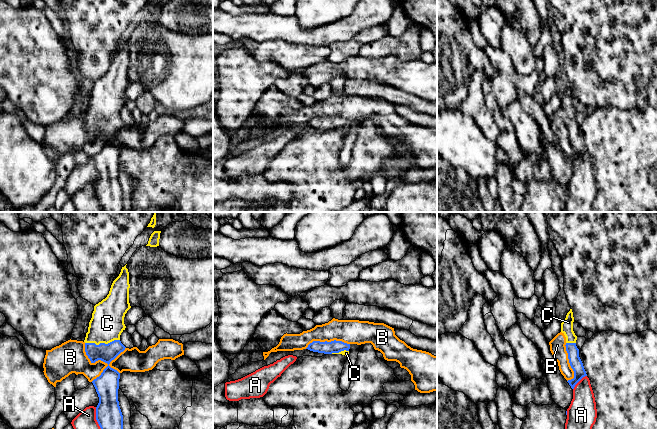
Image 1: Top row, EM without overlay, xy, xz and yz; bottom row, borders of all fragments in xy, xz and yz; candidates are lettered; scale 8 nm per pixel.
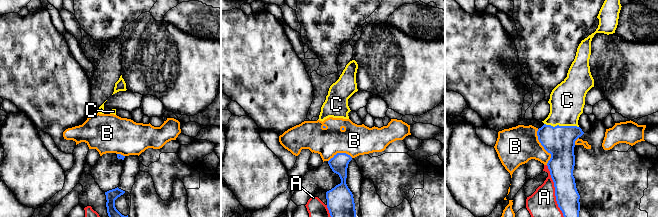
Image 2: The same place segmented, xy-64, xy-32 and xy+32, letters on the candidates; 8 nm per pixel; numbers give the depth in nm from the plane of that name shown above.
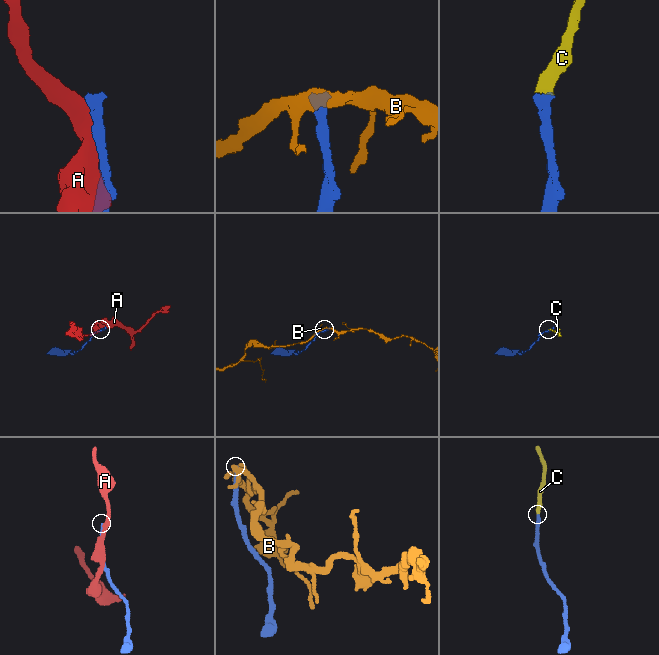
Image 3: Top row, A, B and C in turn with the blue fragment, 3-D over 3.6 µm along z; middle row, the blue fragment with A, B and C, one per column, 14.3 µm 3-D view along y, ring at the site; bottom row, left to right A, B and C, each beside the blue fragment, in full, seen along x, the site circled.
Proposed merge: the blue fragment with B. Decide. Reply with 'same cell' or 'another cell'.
another cell

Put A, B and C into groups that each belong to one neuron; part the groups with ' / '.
A / B / C

